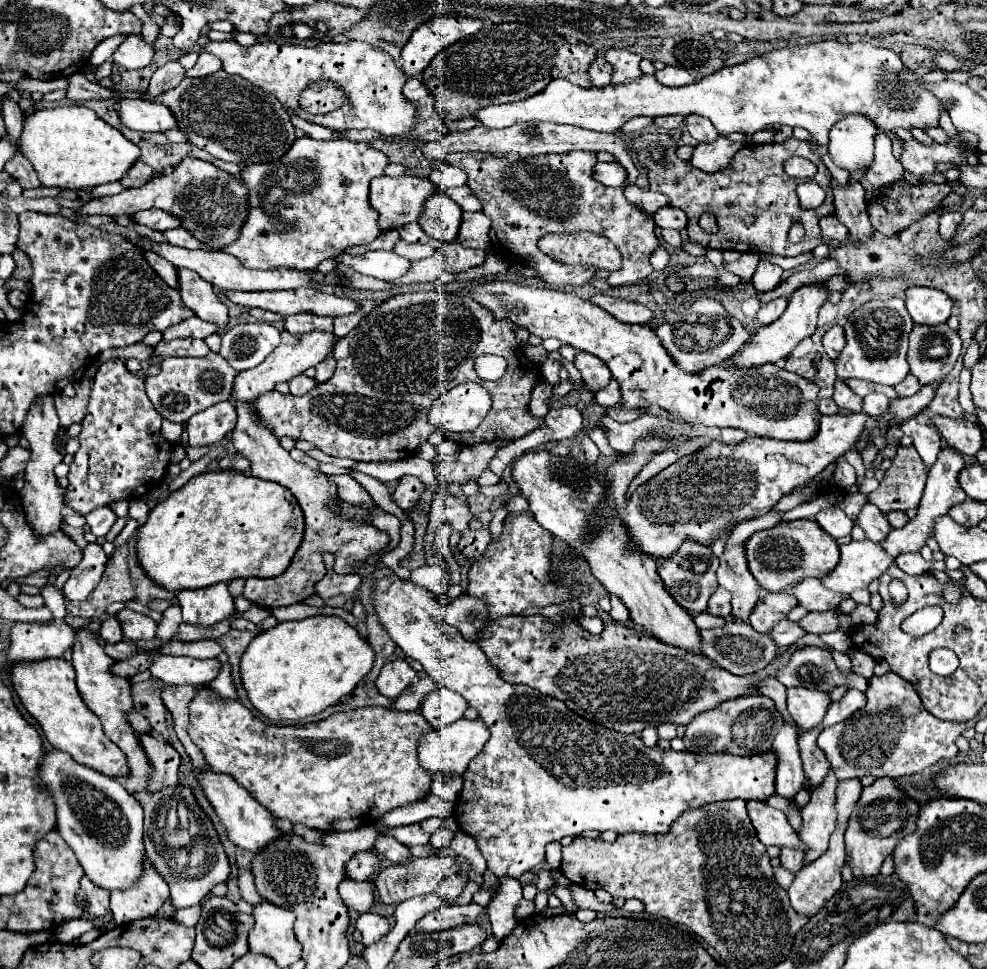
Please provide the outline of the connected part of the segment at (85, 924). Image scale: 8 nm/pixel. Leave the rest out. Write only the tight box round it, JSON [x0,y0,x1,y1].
[54,918,96,942]

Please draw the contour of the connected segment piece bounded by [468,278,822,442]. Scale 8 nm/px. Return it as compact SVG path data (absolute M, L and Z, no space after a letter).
M480 280L474 282L474 288L468 290L468 296L478 302L480 306L492 310L496 318L512 322L520 328L526 328L530 334L538 338L558 338L562 344L568 344L576 350L590 352L606 362L612 376L618 380L622 390L622 400L628 408L648 408L650 404L658 404L664 408L672 418L684 420L688 424L702 424L708 428L740 428L748 436L762 436L762 438L774 438L774 440L786 440L786 442L806 442L808 438L816 436L816 430L820 426L820 412L816 406L818 398L818 386L814 382L808 382L806 378L800 378L798 374L792 374L788 370L782 370L774 364L764 364L760 368L728 368L724 364L710 366L698 374L682 372L672 358L662 348L660 340L656 338L654 330L648 326L638 324L624 324L612 318L606 310L600 310L590 300L584 300L570 292L560 290L544 290L536 286L526 286L512 280Z

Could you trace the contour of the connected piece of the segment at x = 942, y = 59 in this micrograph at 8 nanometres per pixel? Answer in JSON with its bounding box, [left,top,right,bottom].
[934,53,961,72]

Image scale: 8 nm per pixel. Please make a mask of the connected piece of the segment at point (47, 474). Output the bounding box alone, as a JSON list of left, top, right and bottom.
[20,396,64,536]

